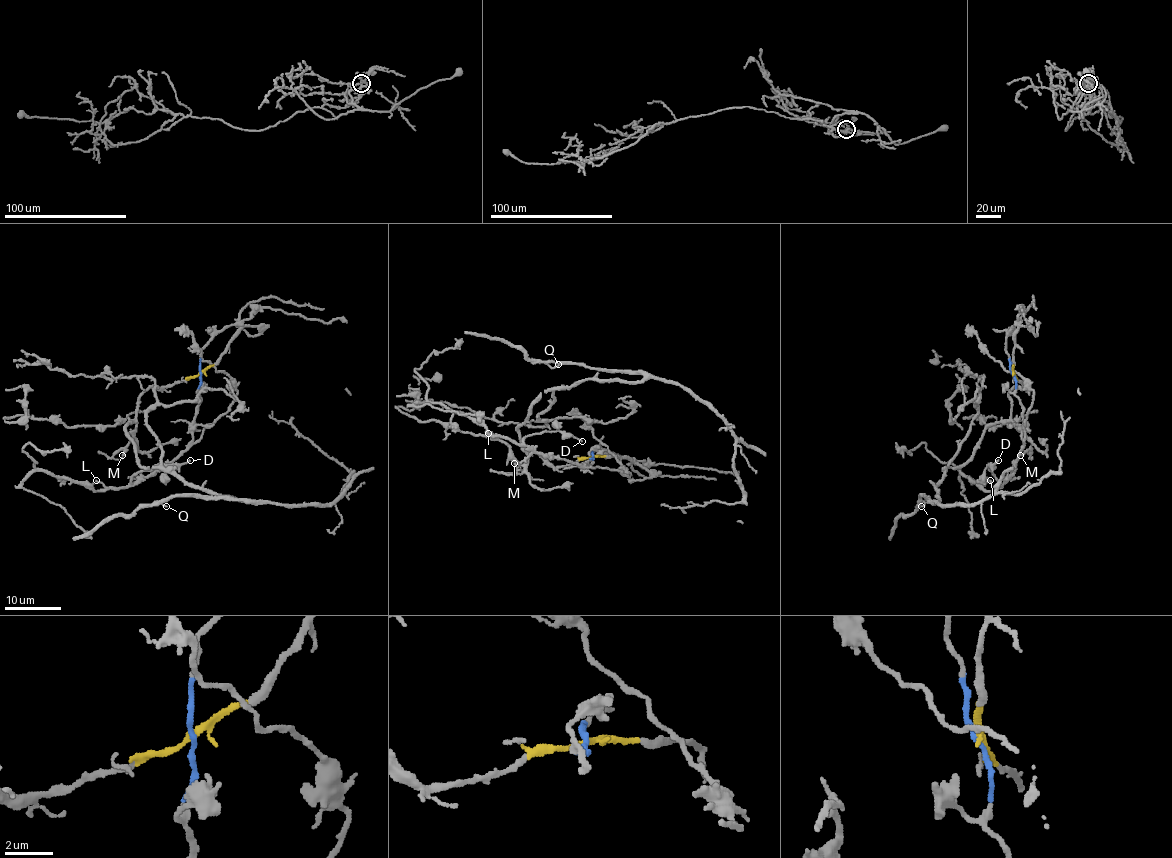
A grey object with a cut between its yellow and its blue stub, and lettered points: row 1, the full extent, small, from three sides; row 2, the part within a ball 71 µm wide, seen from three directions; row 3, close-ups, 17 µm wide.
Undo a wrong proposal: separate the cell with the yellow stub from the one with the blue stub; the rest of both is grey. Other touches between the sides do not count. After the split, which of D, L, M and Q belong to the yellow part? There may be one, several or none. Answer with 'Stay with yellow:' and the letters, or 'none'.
Stay with yellow: M, Q

